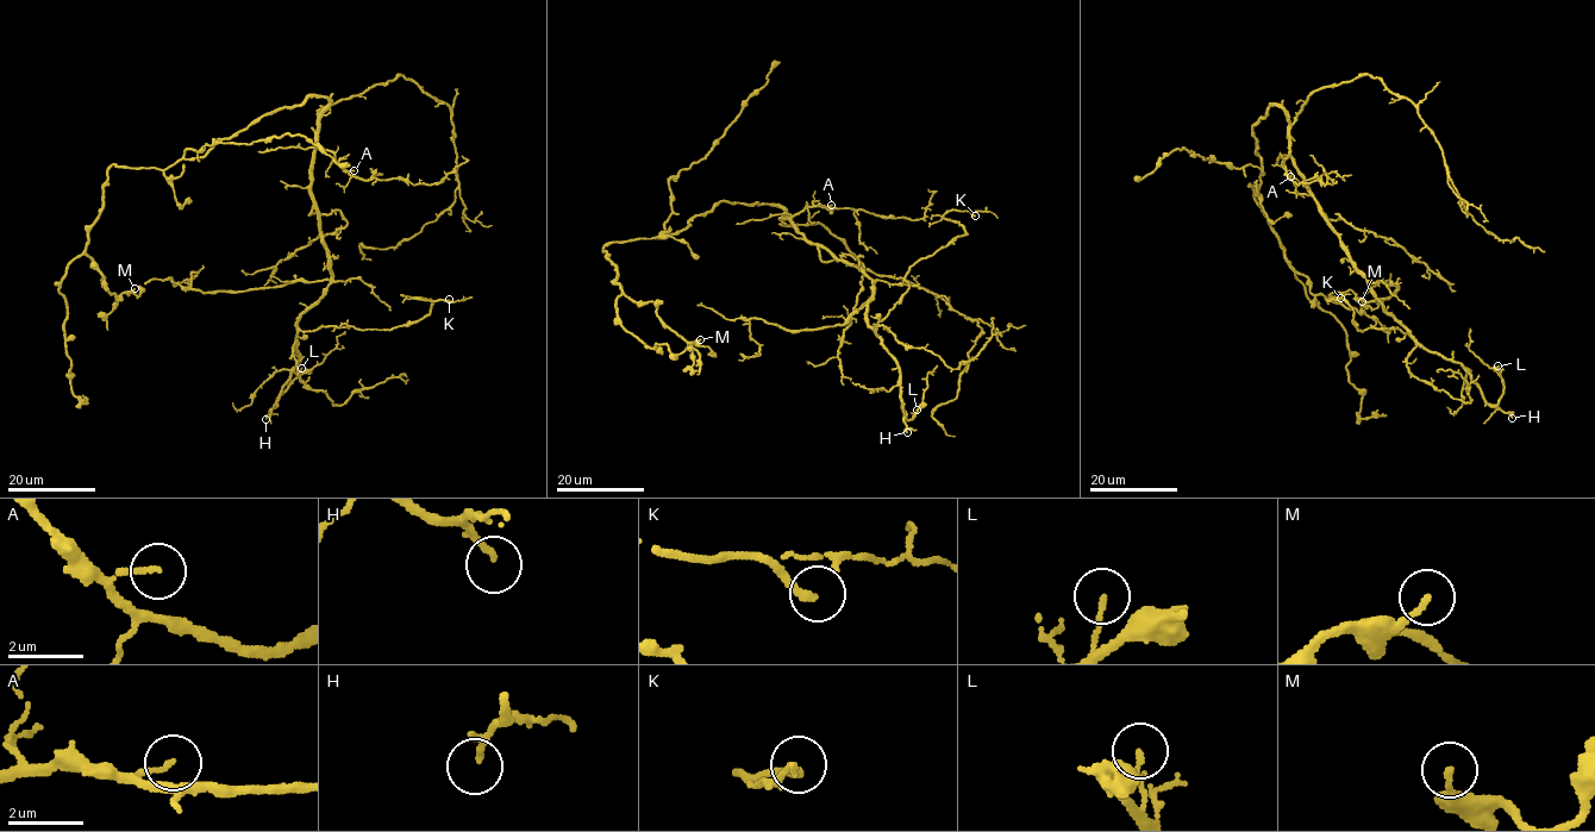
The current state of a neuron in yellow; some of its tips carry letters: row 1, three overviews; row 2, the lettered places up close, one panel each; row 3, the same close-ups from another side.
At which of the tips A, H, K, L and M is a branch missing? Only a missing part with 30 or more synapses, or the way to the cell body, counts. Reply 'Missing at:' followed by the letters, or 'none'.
Missing at: none

